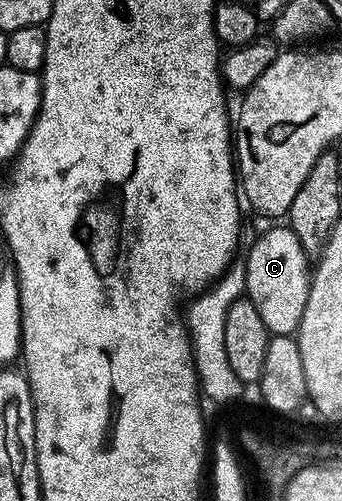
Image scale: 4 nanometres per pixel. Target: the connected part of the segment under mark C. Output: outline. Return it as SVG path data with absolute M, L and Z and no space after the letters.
M271 225L264 235L255 239L255 244L247 251L247 291L246 298L257 309L261 321L271 335L294 336L299 330L299 322L307 304L303 291L303 279L309 274L309 255L286 225Z

